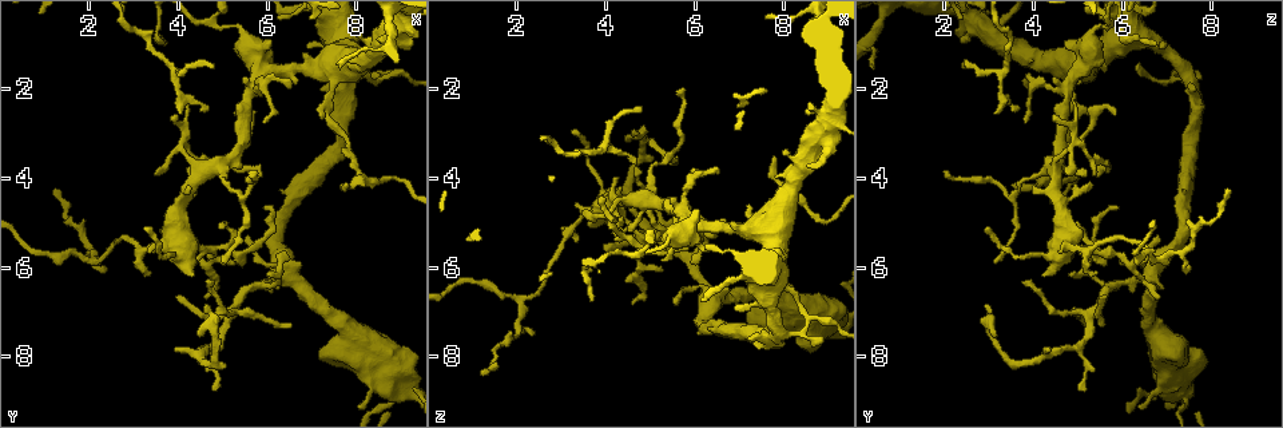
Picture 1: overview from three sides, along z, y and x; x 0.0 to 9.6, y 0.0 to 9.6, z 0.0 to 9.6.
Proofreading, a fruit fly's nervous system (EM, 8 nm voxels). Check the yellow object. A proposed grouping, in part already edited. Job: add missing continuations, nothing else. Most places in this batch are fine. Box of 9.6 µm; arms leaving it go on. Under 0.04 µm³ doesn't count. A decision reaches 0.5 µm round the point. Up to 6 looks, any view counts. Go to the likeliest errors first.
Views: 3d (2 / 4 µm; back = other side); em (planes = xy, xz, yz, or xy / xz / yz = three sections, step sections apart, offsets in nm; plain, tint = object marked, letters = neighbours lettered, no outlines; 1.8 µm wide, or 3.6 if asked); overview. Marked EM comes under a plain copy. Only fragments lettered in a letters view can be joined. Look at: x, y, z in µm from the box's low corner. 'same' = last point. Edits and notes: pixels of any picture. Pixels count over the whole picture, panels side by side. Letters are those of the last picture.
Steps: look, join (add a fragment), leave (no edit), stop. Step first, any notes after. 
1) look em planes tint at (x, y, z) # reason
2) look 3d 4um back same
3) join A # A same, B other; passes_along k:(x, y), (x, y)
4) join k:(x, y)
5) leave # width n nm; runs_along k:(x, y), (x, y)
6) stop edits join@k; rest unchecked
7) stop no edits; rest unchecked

look em 3.6um xy step 4 tint at (3.80, 5.40, 4.80) # a fork

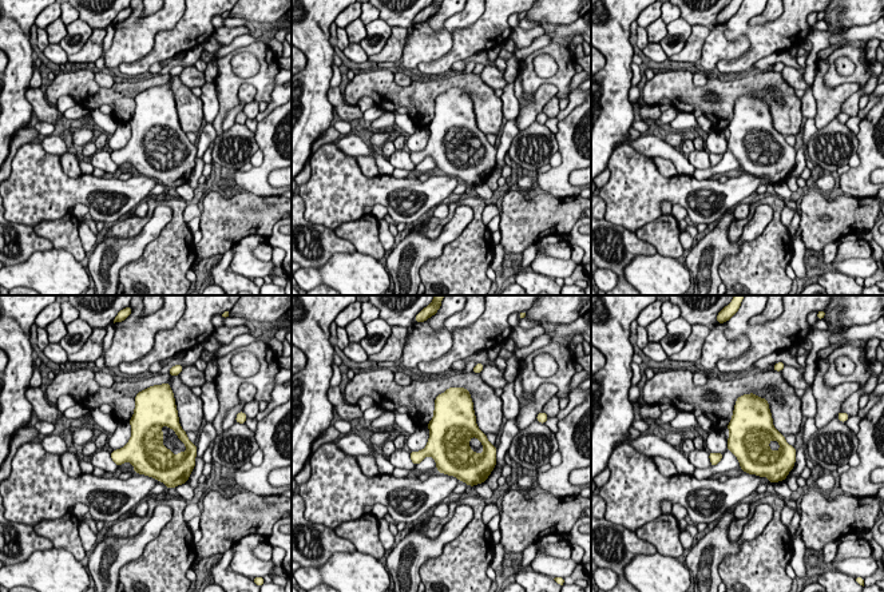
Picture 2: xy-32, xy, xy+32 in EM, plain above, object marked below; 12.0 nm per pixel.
look em 3.6um xz step 8 letters same # another direction

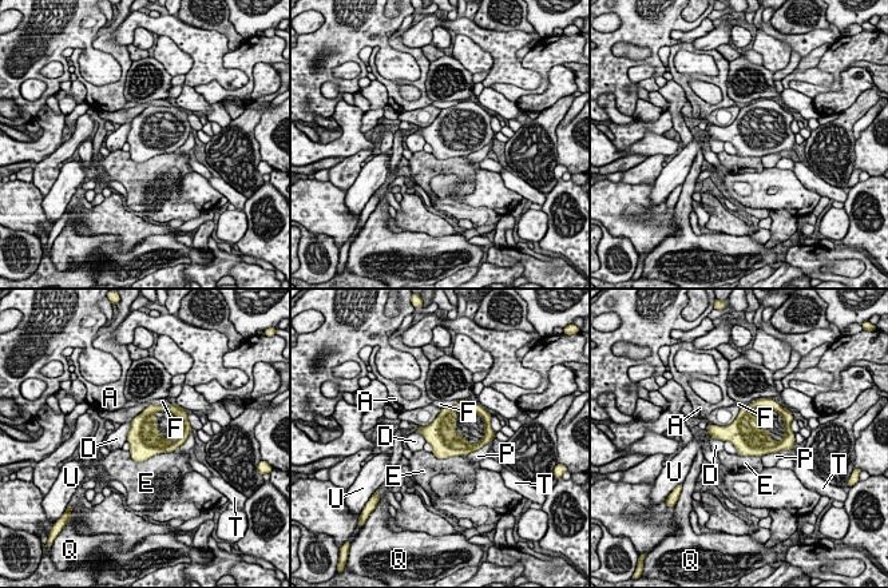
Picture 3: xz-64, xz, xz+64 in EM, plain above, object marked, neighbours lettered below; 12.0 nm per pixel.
leave # A other, D other, E other, F other, P other, Q other, T other, U other; border 3:(133, 420), (126, 440); no lettered fragment goes on from it

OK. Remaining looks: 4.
look em 3.6um yz step 4 tint at (8.30, 7.50, 7.00) # closes a loop

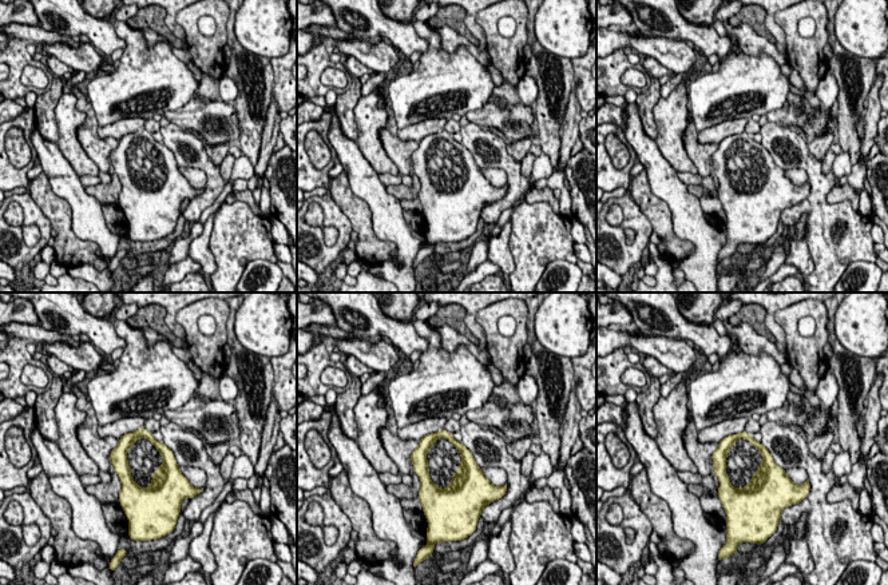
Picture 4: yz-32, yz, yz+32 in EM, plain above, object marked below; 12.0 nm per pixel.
look em 3.6um planes tint same

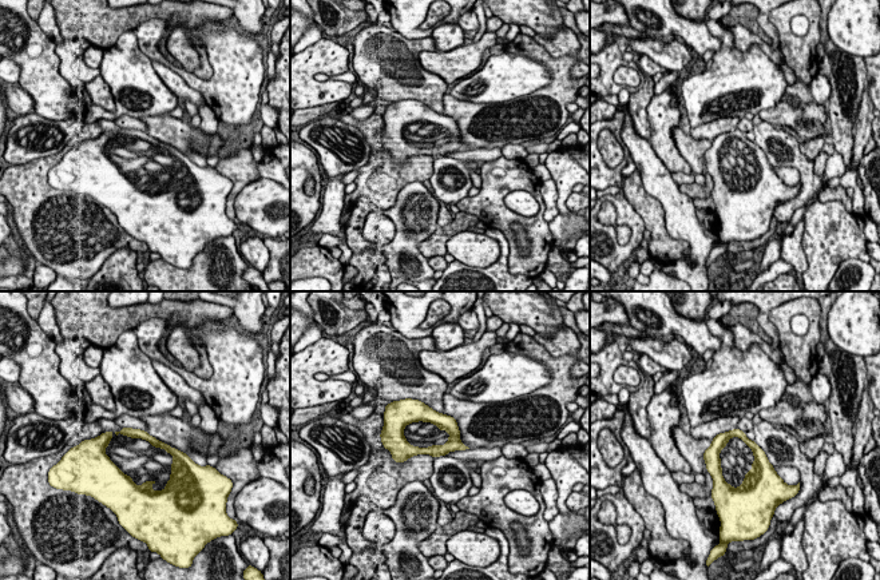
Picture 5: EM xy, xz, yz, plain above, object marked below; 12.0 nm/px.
look em 3.6um planes letters same

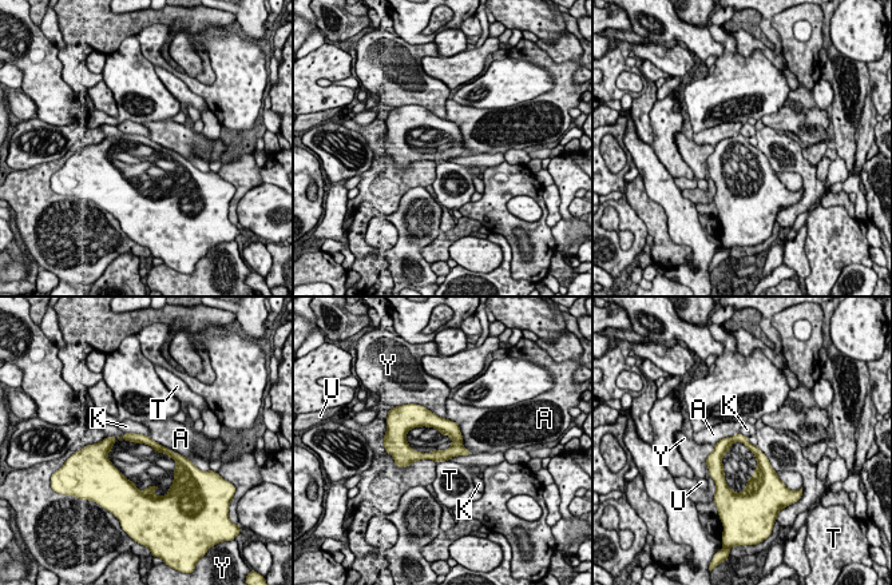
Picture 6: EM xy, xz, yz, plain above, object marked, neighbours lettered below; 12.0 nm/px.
leave # width 120 nm; longest_contact A 550 nm; A other, K other, T other, U other, Y other; none of them fits

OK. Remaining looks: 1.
look em planes letters at (3.60, 0.95, 6.75)

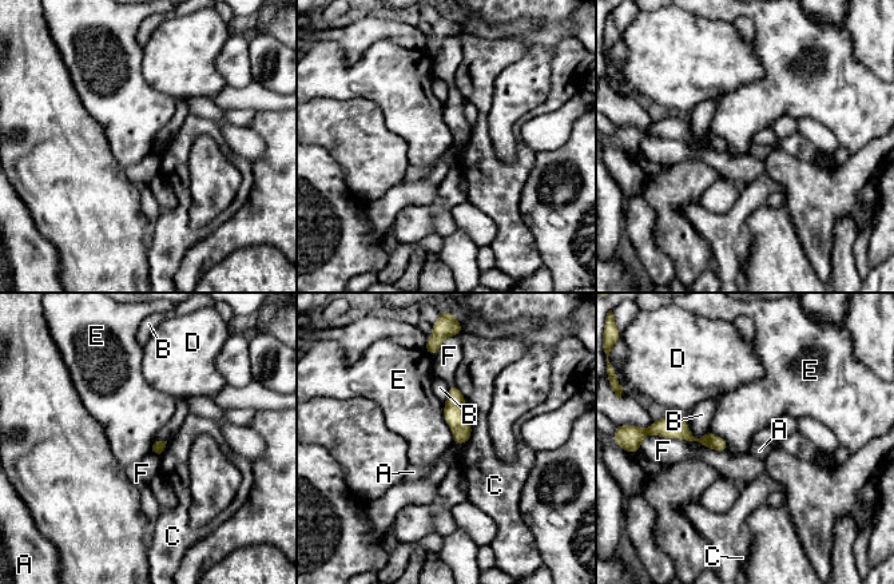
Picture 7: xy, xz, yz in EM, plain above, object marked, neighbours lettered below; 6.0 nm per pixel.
leave # A other, B other, C other, D other, E other, F other; no lettered fragment goes on from it

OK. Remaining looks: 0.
stop no edits; rest unchecked

